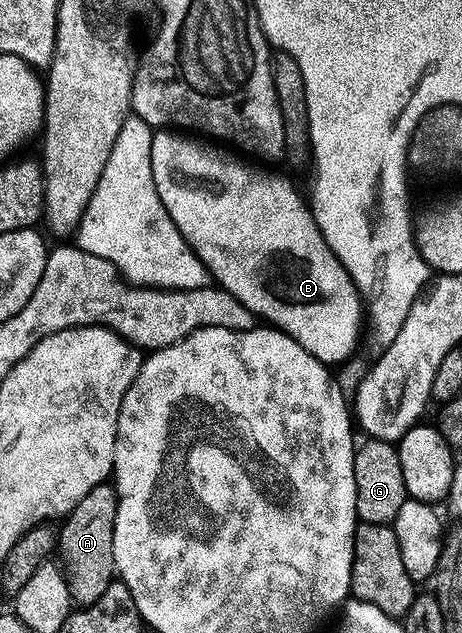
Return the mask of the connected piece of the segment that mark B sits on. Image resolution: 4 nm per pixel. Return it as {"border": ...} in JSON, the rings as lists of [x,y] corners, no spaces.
{"border":[[[159,129],[152,137],[152,173],[153,183],[157,193],[160,195],[161,204],[168,210],[169,217],[173,219],[174,225],[180,230],[181,237],[185,239],[197,257],[207,266],[211,272],[212,280],[223,290],[233,293],[245,309],[249,309],[264,324],[270,325],[276,331],[284,331],[301,349],[305,349],[317,361],[324,365],[331,363],[343,363],[355,351],[355,338],[359,335],[359,330],[365,327],[365,304],[359,294],[359,288],[351,280],[351,274],[341,265],[341,261],[329,249],[317,221],[311,216],[311,209],[306,198],[299,196],[299,191],[287,179],[282,179],[279,175],[274,175],[271,171],[251,171],[247,163],[238,163],[231,155],[226,155],[223,151],[218,151],[216,144],[211,141],[204,141],[199,137],[192,137],[187,133],[180,133],[175,129]]]}

